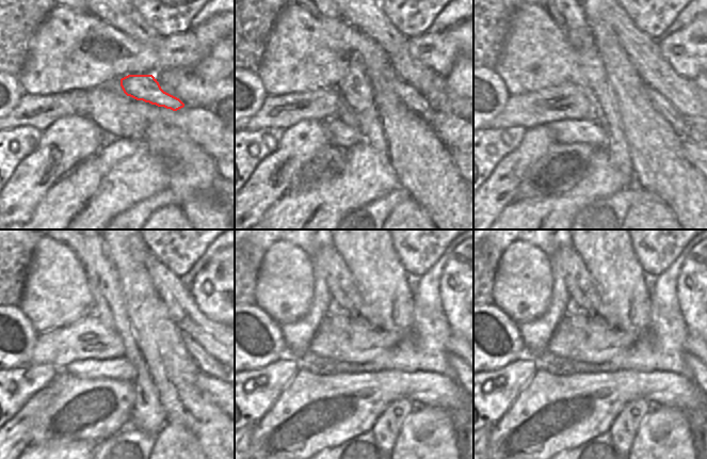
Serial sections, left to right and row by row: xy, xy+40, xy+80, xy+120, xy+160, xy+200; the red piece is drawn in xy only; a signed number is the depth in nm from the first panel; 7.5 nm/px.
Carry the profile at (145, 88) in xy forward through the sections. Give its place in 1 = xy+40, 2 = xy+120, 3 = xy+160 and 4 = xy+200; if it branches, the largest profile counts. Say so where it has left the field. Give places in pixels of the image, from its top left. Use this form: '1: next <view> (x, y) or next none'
1: next xy+40 (410, 97)
2: next xy+120 (206, 364)
3: next xy+160 (451, 358)
4: next xy+200 (690, 360)

